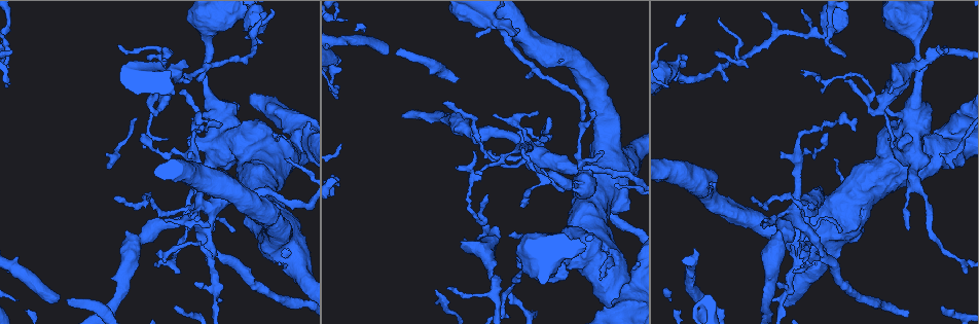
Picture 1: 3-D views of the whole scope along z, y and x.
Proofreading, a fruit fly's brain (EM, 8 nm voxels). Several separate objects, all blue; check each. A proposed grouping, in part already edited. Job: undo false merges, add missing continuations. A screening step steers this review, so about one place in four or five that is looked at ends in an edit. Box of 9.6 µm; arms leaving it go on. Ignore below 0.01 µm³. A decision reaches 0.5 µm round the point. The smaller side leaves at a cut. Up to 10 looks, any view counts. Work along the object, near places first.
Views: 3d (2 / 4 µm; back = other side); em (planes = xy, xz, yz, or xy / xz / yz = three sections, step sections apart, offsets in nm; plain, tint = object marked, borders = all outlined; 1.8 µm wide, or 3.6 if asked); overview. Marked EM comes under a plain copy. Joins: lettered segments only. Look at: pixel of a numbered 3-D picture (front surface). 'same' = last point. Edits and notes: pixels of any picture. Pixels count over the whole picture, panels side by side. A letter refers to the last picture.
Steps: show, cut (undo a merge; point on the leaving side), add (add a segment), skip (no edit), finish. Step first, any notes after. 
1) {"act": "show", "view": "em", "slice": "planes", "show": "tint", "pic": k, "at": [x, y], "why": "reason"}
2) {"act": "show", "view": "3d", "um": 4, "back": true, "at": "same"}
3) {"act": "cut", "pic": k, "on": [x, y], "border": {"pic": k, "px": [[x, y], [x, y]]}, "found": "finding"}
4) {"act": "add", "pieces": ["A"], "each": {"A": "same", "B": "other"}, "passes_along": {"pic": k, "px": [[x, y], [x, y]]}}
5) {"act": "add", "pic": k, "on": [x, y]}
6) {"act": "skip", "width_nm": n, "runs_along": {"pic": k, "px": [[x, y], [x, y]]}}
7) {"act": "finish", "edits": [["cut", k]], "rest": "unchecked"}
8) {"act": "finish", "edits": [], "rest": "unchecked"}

{"act": "show", "view": "em", "slice": "planes", "show": "borders", "pic": 1, "at": [834, 160], "why": "end of a long branch"}

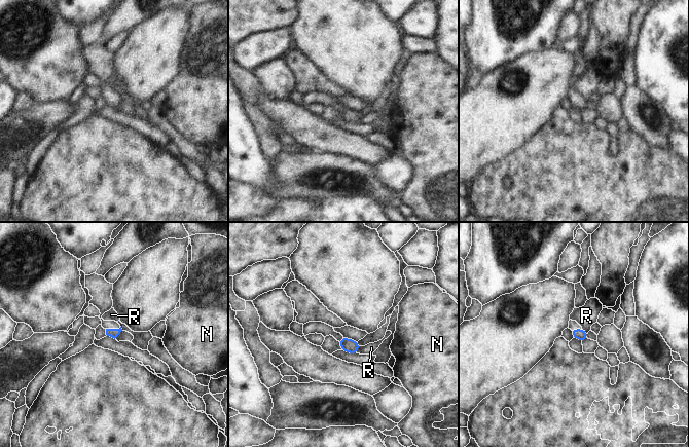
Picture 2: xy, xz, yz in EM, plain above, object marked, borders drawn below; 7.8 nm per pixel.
{"act": "skip", "width_nm": 70, "each": {"N": "other", "R": "other"}, "border": {"pic": 2, "px": [[361, 346], [356, 352]]}, "found": "no lettered segment goes on from it"}

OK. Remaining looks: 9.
{"act": "show", "view": "em", "slice": "planes", "show": "borders", "pic": 1, "at": [476, 154], "why": "long arm stops here"}

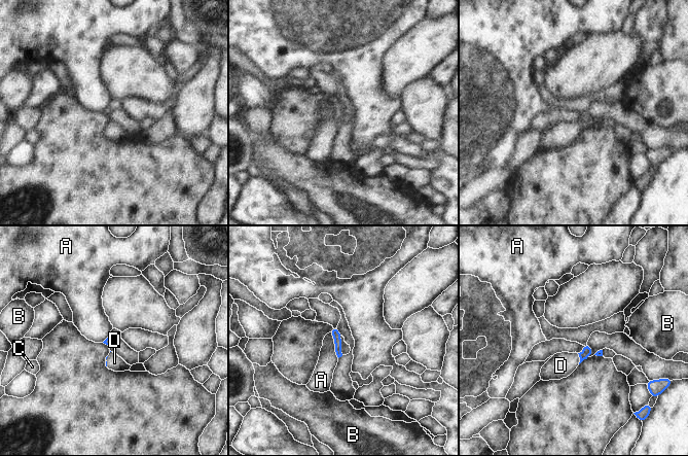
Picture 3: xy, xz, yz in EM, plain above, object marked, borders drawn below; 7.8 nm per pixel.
{"act": "add", "pic": 3, "on": [560, 365], "each": {"A": "other", "B": "other", "C": "other", "D": "same"}, "passes_along": {"pic": 3, "px": [[587, 350], [580, 358], [560, 365]]}, "found": "the neuron continues"}

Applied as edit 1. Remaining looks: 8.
{"act": "show", "view": "overview"}

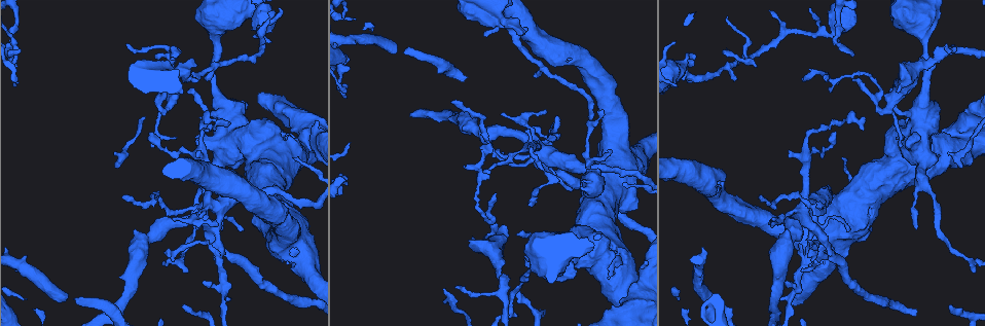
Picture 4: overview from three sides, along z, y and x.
{"act": "show", "view": "em", "um": 3.6, "slice": "planes", "show": "tint", "pic": 4, "at": [216, 125], "why": "abrupt turn"}

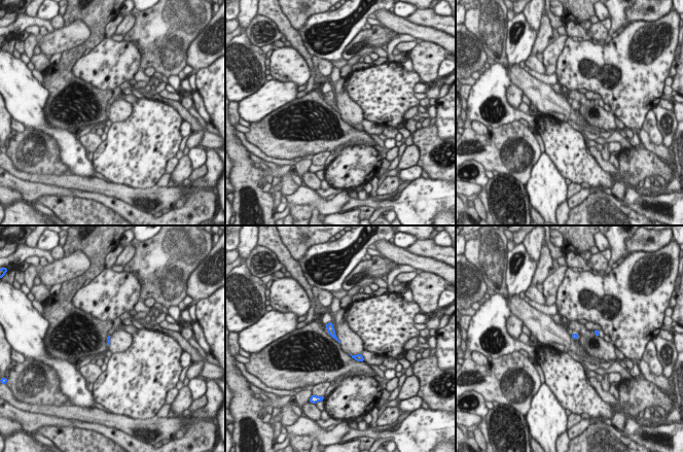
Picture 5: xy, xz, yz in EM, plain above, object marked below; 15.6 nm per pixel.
{"act": "show", "view": "em", "um": 3.6, "slice": "planes", "show": "borders", "at": "same"}

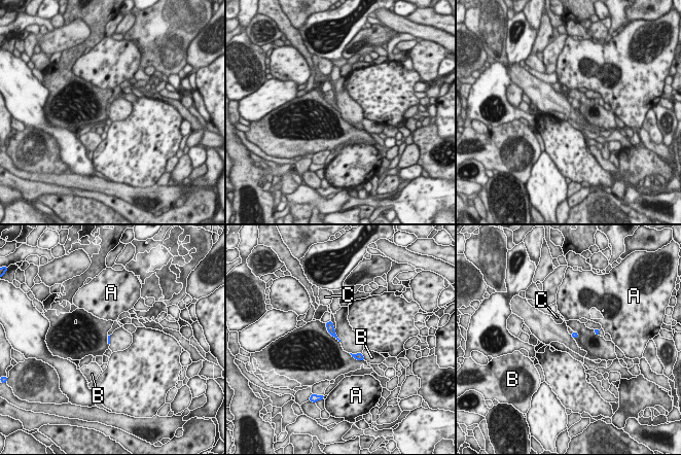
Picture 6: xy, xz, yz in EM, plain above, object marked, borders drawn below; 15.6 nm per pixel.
{"act": "skip", "each": {"A": "other", "B": "other", "C": "other"}, "border": {"pic": 6, "px": [[361, 353], [365, 359]]}, "found": "continuous, no second neuron"}

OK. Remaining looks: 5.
{"act": "show", "view": "em", "slice": "planes", "show": "tint", "pic": 4, "at": [541, 151], "why": "four or more arms meet"}

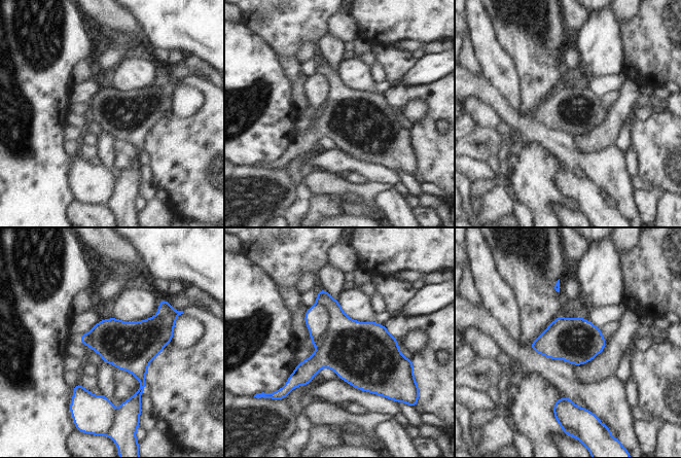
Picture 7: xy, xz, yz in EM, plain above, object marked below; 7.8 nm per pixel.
{"act": "show", "view": "em", "slice": "planes", "show": "borders", "at": "same"}

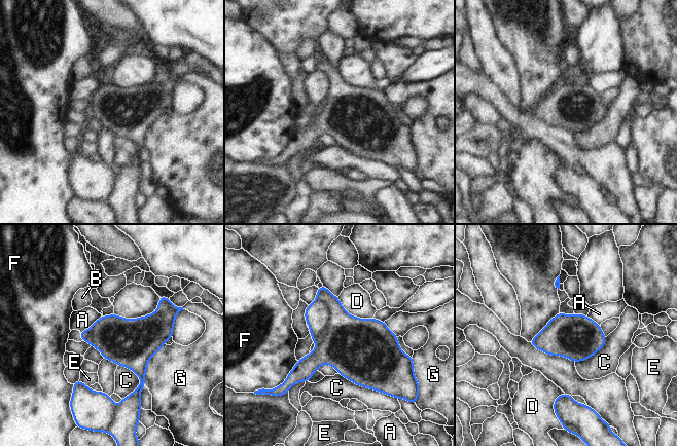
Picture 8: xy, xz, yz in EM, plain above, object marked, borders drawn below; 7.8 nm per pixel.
{"act": "cut", "pic": 8, "on": [351, 345], "each": {"A": "other", "B": "other", "C": "other", "D": "other", "E": "other", "F": "other", "G": "other"}, "border": {"pic": 8, "px": [[322, 299], [330, 323], [316, 343]]}, "found": "a second neuron is stuck on"}

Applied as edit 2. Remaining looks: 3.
{"act": "show", "view": "3d", "um": 4, "pic": 4, "at": [920, 27], "why": "calibre changes"}

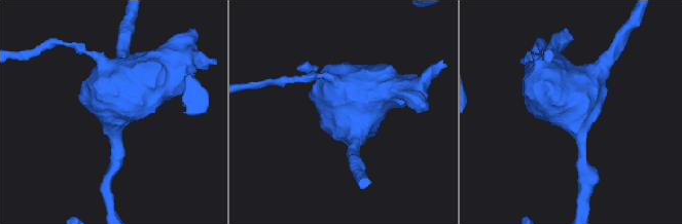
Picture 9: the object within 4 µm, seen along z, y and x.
{"act": "show", "view": "em", "um": 3.6, "slice": "planes", "show": "tint", "pic": 9, "at": [111, 113], "why": "shape alone is not enough"}

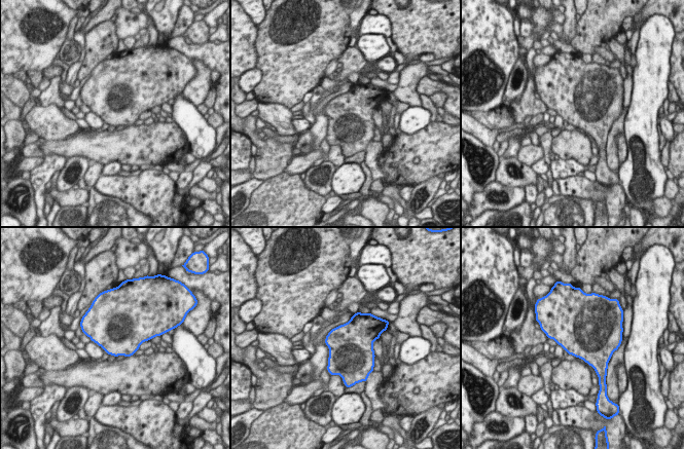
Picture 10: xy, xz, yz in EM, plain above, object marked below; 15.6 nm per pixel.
{"act": "show", "view": "em", "um": 3.6, "slice": "planes", "show": "borders", "at": "same"}

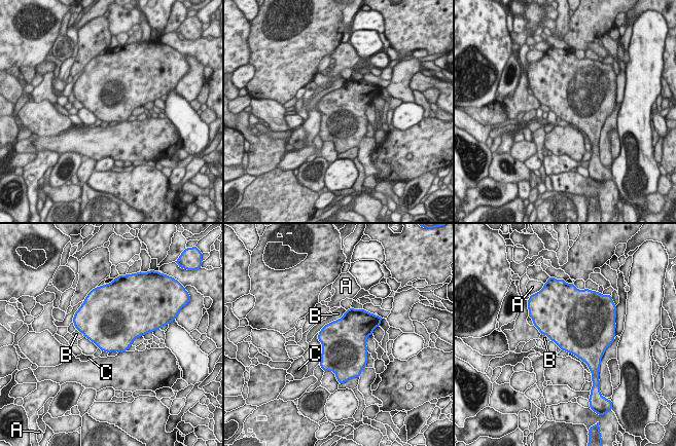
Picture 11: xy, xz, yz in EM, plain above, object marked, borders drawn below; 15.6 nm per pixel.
{"act": "skip", "each": {"A": "other", "B": "other", "C": "other"}, "border": {"pic": 11, "px": [[346, 310], [319, 332]]}, "found": "all the same neuron"}

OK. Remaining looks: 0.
{"act": "finish", "edits": [["add", 3], ["cut", 8]], "rest": "unchecked"}

